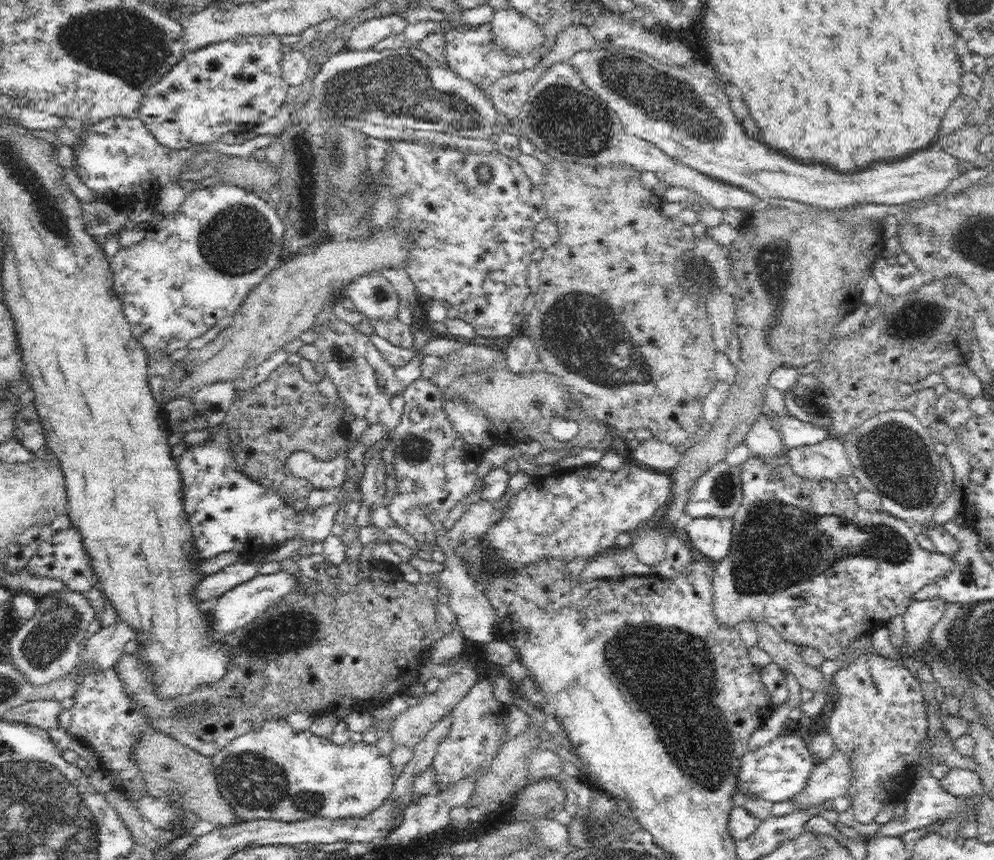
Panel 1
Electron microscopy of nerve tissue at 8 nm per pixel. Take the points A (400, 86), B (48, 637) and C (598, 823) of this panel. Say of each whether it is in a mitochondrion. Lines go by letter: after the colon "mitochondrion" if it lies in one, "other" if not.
A: mitochondrion
B: mitochondrion
C: mitochondrion

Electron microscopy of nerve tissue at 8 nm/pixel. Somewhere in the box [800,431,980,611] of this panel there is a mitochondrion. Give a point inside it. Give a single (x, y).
(894, 549)

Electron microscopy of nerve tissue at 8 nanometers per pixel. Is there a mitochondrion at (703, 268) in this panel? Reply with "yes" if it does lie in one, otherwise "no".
yes

